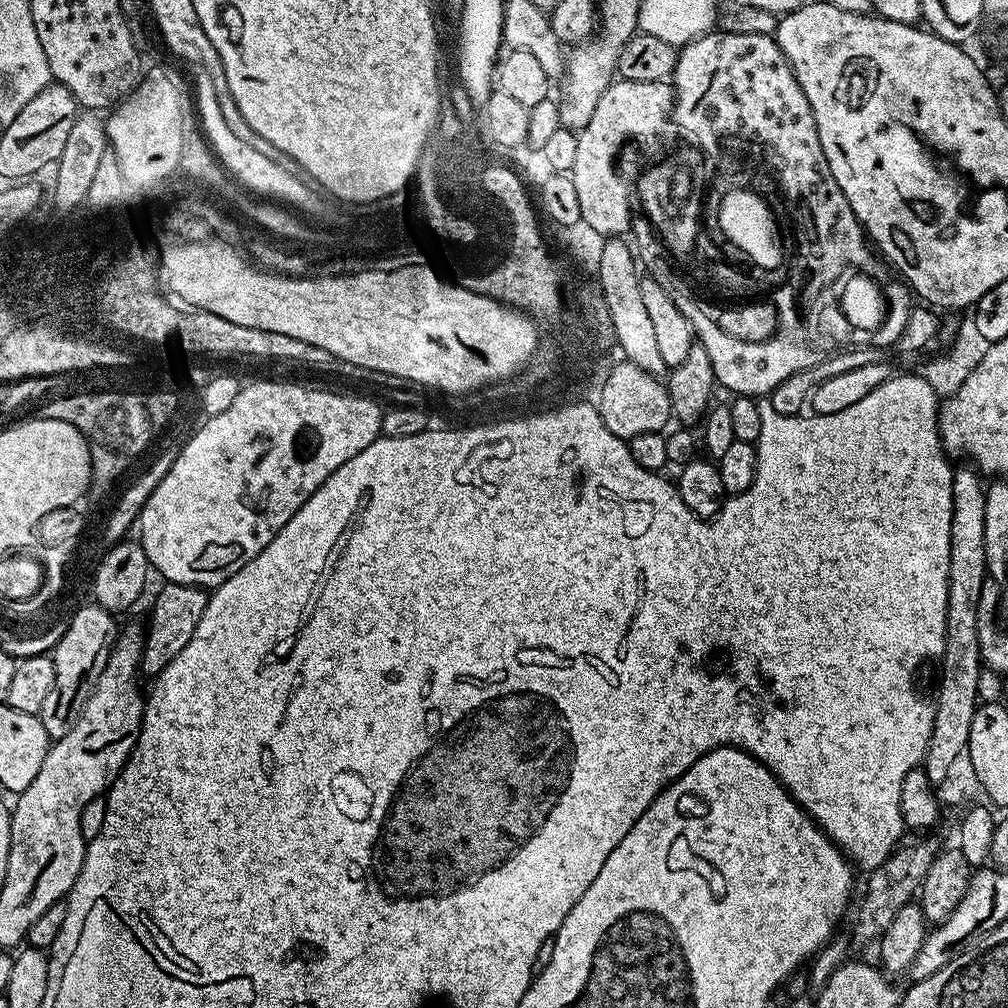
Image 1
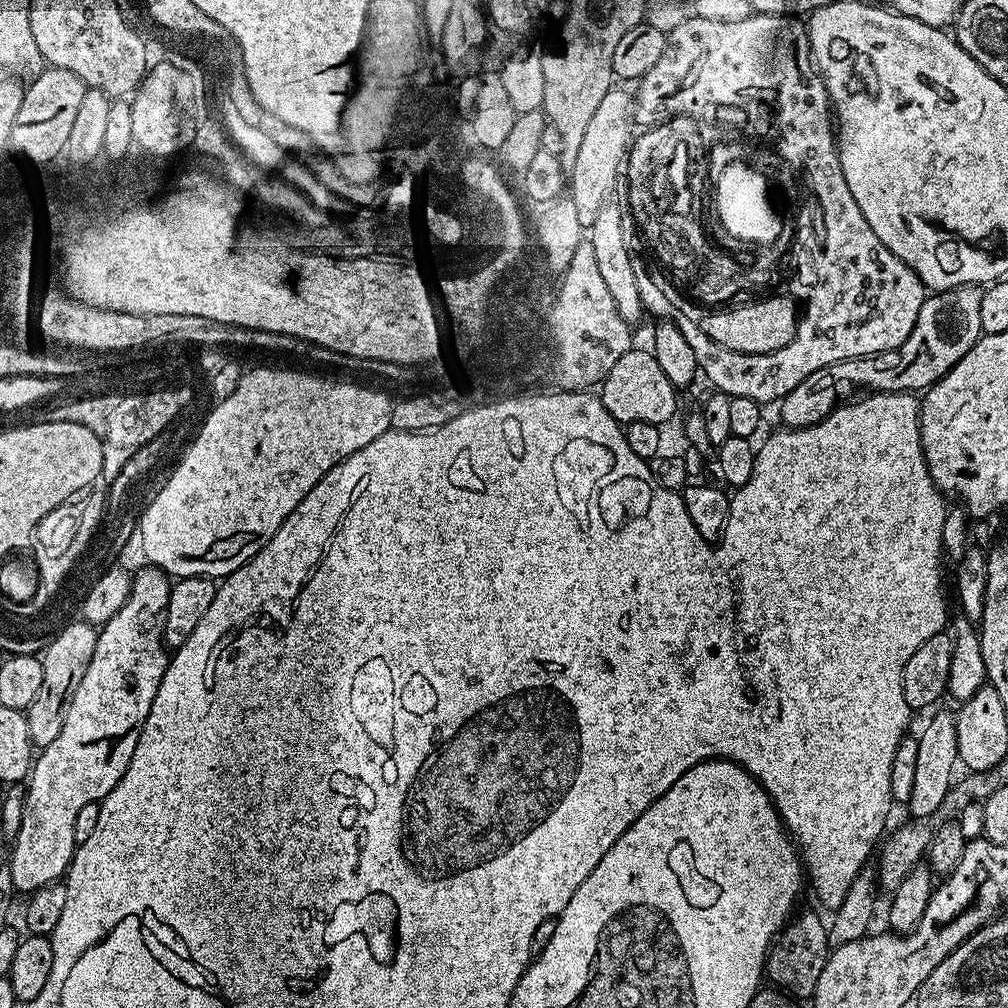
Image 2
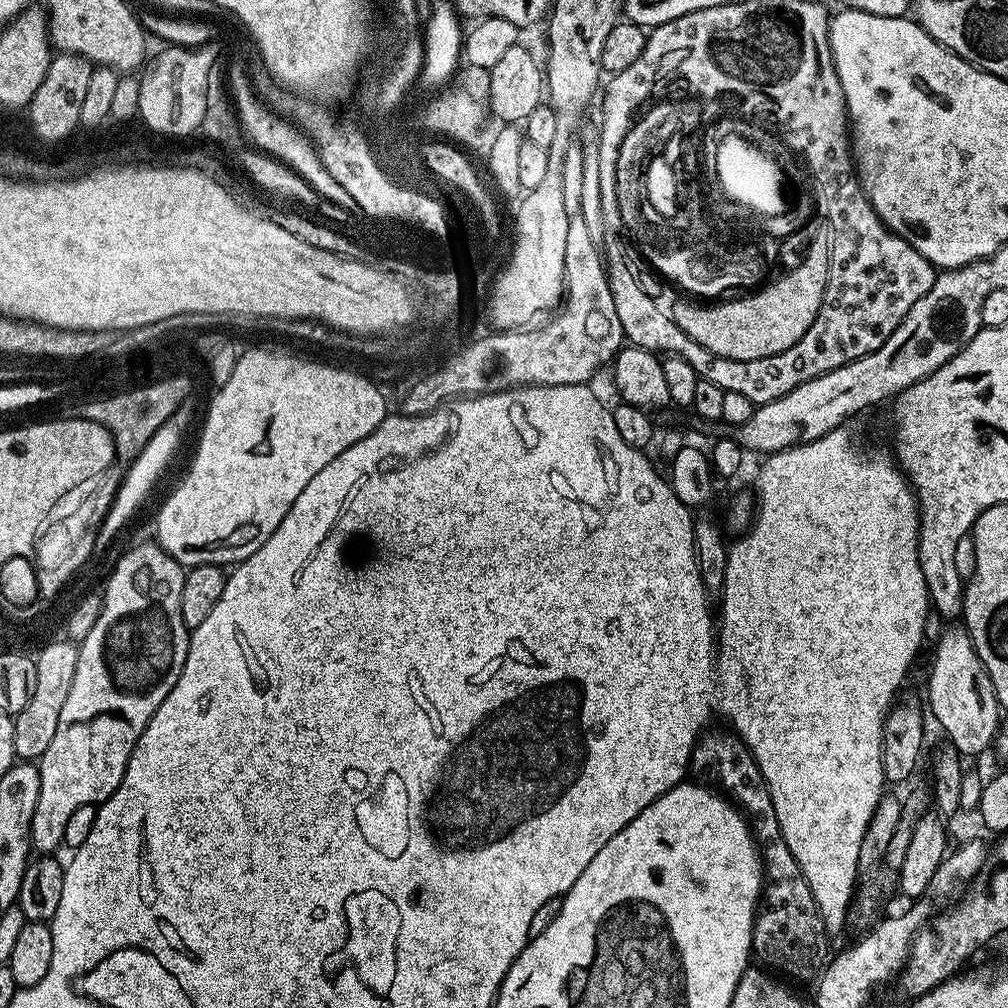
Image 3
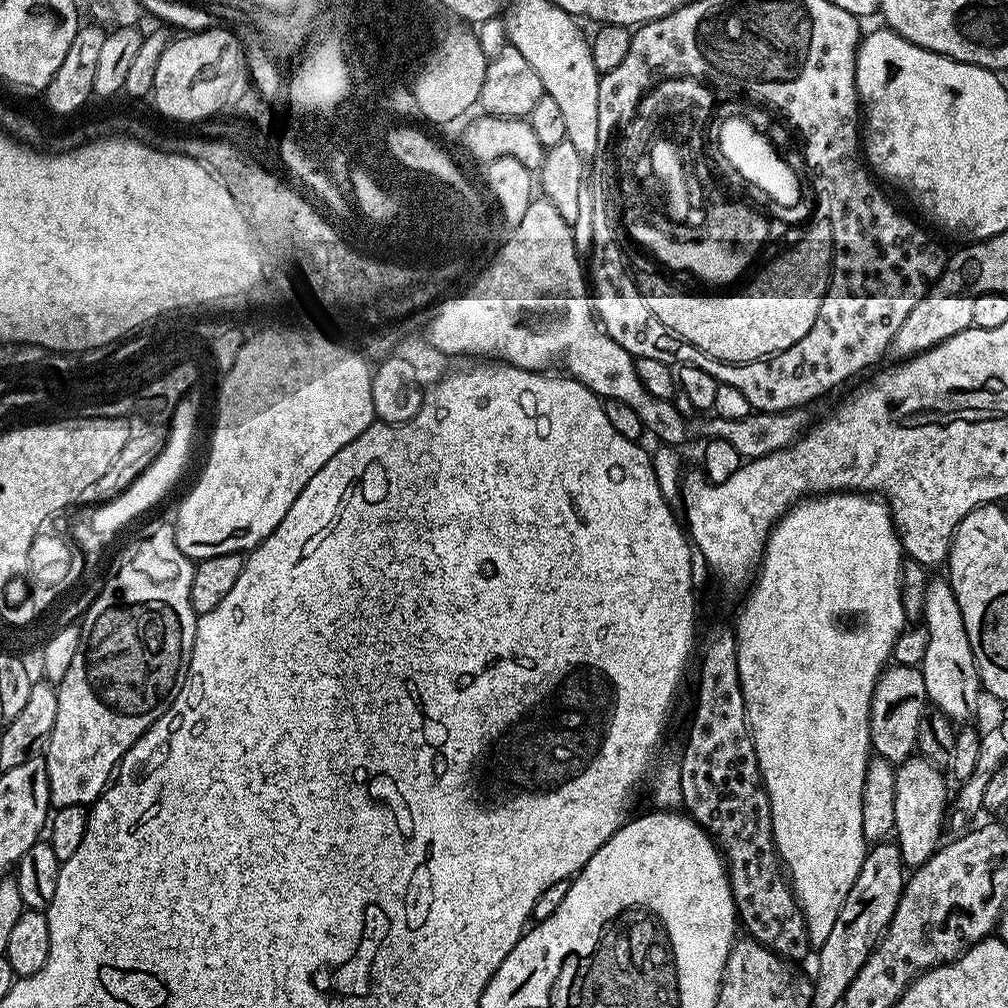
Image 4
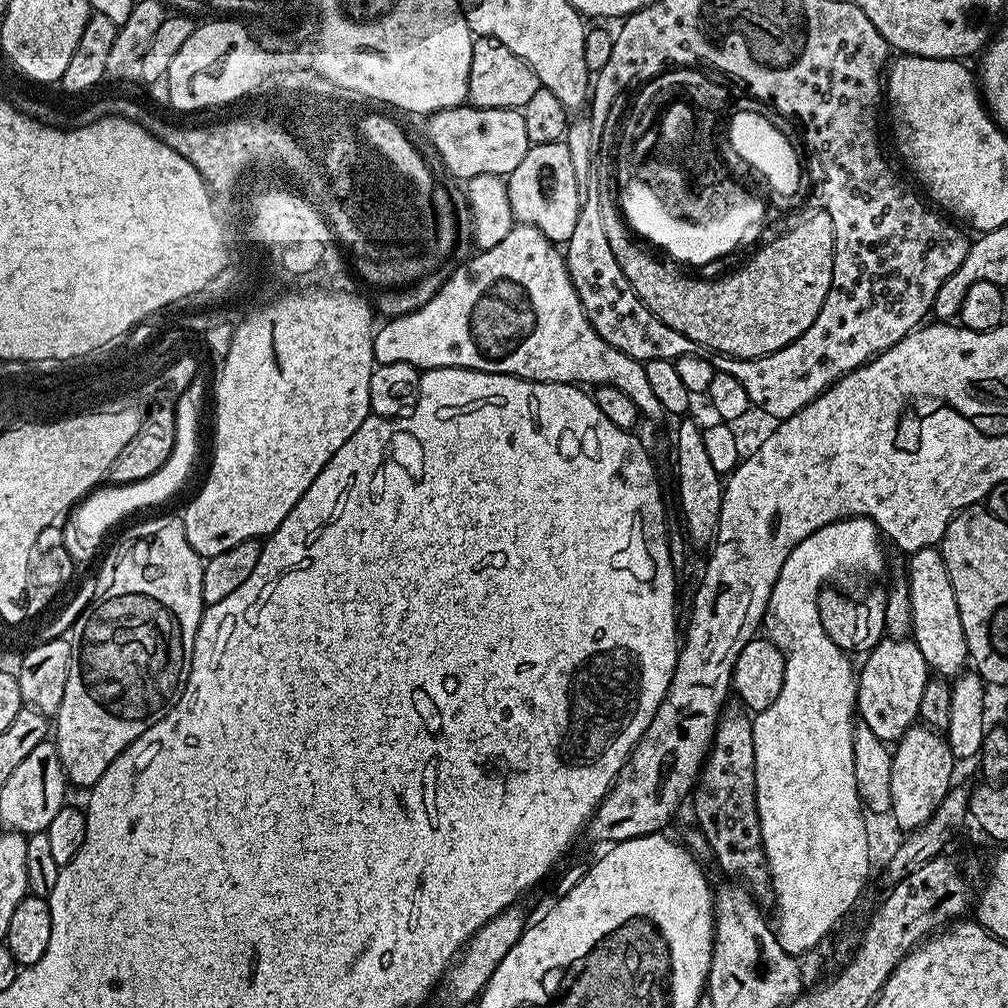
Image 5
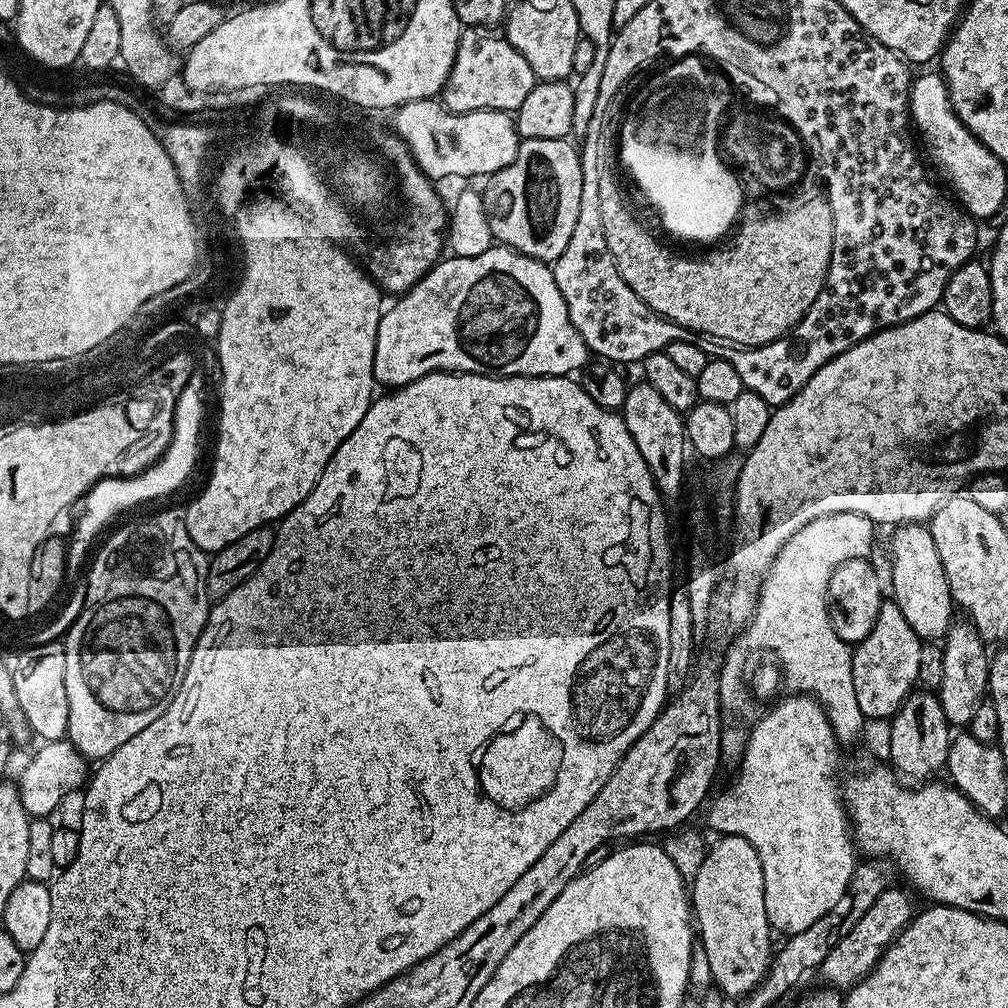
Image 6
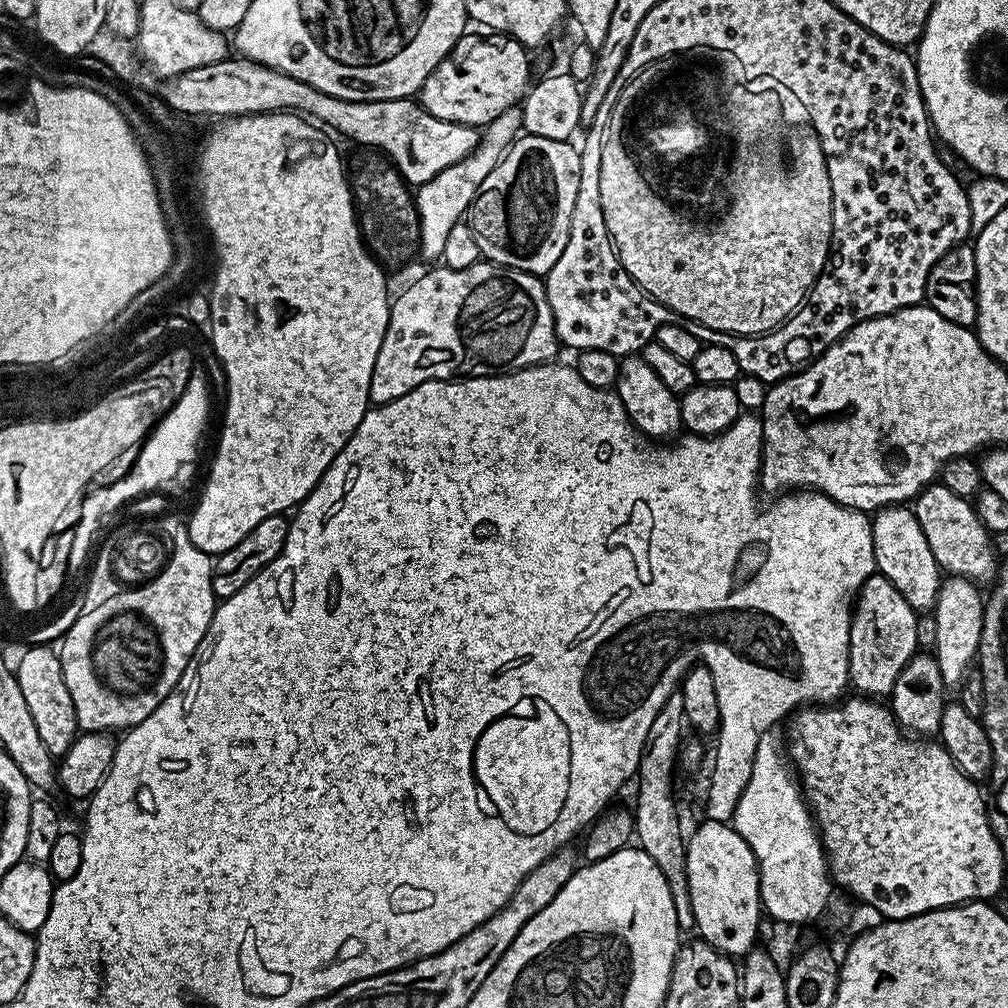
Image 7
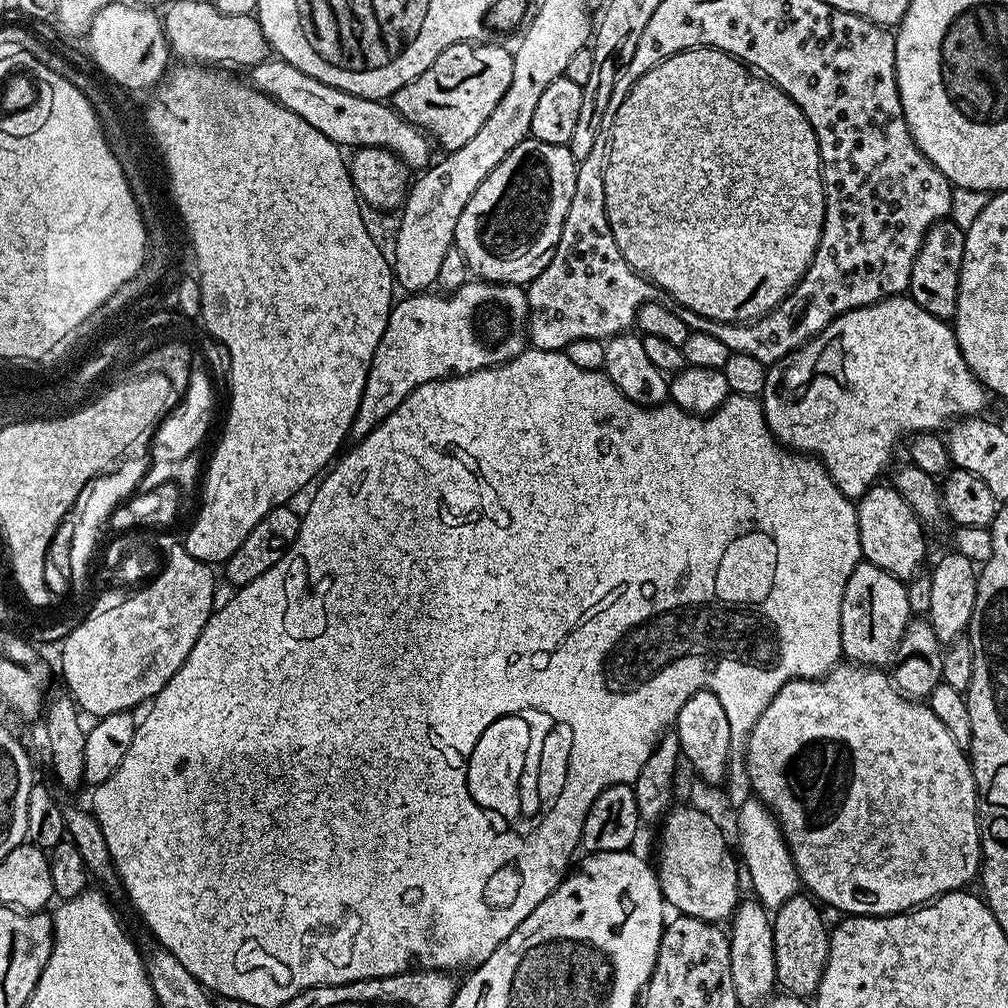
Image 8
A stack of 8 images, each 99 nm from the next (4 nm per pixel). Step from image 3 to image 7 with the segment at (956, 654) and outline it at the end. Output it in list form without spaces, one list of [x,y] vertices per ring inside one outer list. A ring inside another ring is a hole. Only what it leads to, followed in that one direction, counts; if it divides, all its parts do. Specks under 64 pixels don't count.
[[[889,504],[881,508],[871,517],[873,528],[874,558],[876,570],[884,576],[917,610],[931,610],[936,607],[936,595],[940,589],[942,569],[930,554],[930,546],[926,543],[926,534],[922,534],[922,526],[918,526],[918,518],[911,507],[904,504]]]

